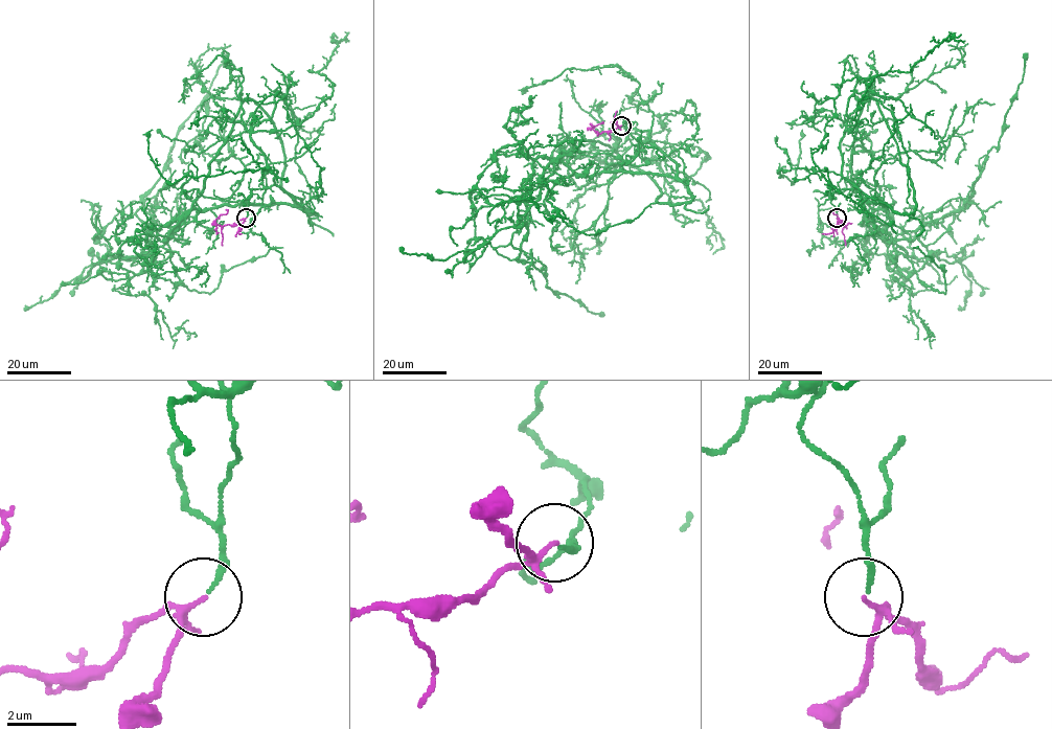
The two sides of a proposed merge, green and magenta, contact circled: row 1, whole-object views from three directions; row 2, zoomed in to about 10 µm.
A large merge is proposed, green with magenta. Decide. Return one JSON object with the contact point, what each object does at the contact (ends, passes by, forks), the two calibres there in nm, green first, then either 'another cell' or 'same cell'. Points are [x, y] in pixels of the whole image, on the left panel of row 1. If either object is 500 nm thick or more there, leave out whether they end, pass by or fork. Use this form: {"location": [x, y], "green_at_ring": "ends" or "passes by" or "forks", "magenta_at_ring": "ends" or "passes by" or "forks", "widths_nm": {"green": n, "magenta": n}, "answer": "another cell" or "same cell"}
{"location": [246, 218], "green_at_ring": "ends", "magenta_at_ring": "forks", "widths_nm": {"green": 150, "magenta": 100}, "answer": "same cell"}

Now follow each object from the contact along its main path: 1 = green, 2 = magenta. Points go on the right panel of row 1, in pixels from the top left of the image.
1: (837, 217), (831, 196), (854, 185), (887, 205), (872, 222), (896, 240), (964, 206), (1027, 53)
2: (837, 218), (844, 226), (832, 212), (835, 209)

